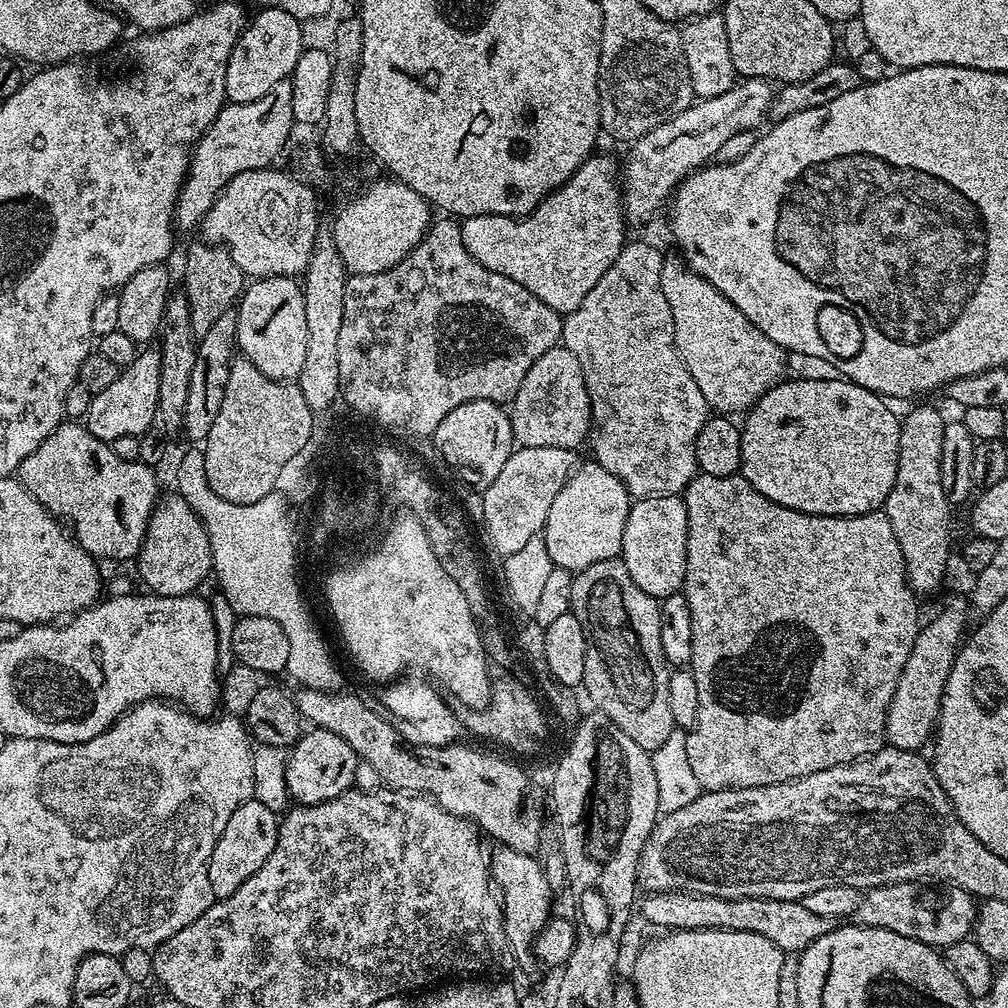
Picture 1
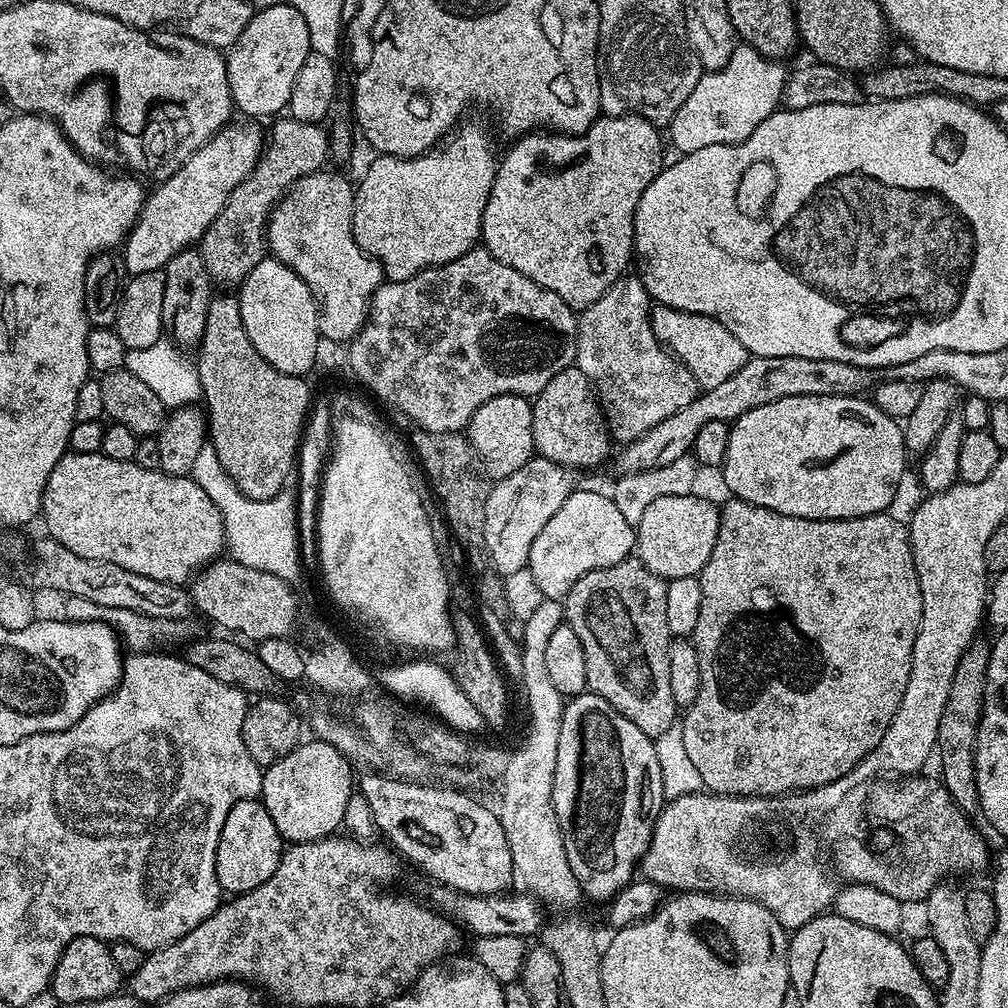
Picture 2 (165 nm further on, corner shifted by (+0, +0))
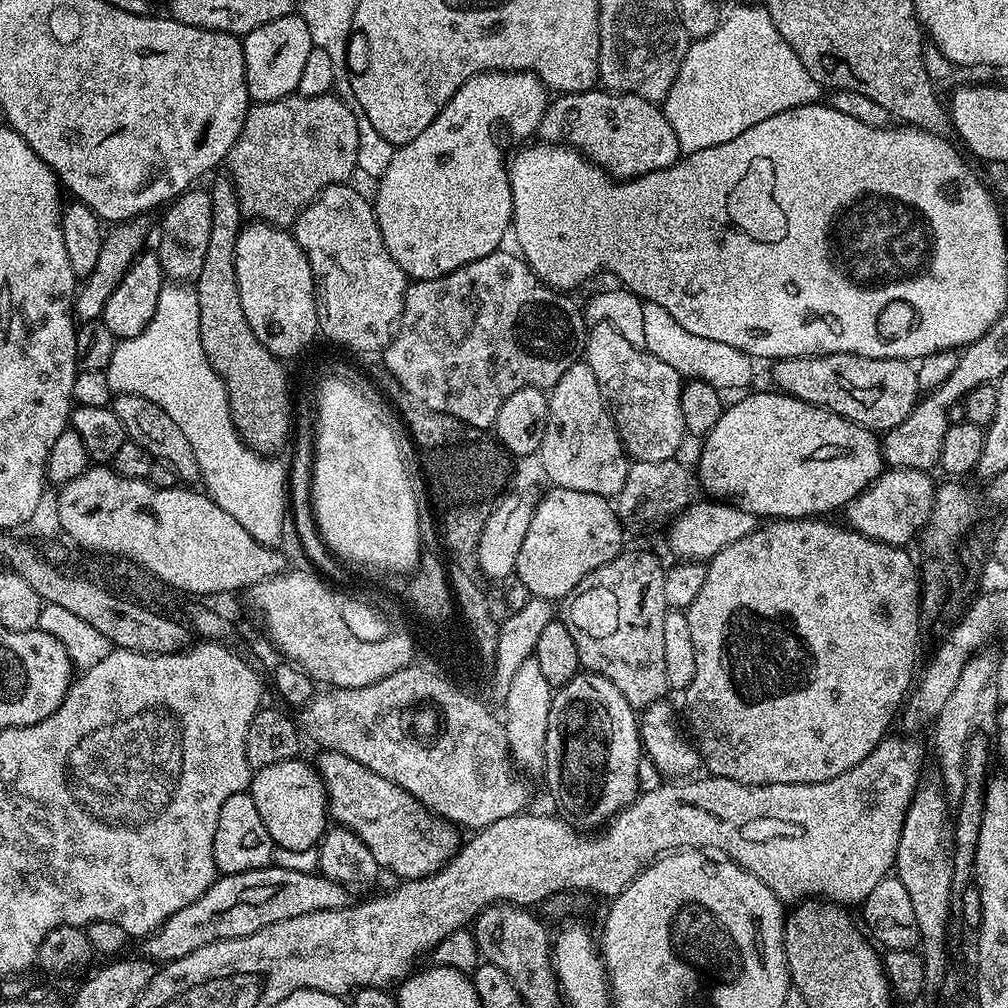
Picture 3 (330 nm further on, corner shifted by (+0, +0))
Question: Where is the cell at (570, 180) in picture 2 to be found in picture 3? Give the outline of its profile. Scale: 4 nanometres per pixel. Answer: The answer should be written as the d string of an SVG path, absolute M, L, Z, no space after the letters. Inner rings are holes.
M593 90L557 95L549 103L546 114L542 114L538 136L549 144L575 148L590 163L620 182L670 168L682 156L663 107L625 92Z

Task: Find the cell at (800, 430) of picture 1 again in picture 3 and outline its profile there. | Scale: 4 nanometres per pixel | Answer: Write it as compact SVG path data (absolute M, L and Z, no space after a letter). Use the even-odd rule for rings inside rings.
M775 390L756 392L753 396L742 397L737 404L729 403L724 409L722 418L718 418L718 426L714 426L714 430L710 430L710 434L703 437L702 444L704 444L704 449L700 452L700 484L708 491L705 493L717 501L734 504L737 508L746 510L757 518L799 520L801 518L816 518L821 514L828 514L824 512L834 511L835 508L843 510L857 496L867 492L886 468L881 441L878 439L877 433L873 432L872 429L863 428L861 424L850 422L830 410L807 404L798 398Z

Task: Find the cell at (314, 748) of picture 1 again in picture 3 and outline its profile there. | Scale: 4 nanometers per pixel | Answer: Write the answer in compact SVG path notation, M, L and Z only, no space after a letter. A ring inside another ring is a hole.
M300 759L274 762L274 766L255 769L252 774L250 791L254 798L254 806L258 806L258 814L266 830L270 830L270 838L276 848L316 848L330 824L324 780L309 761L307 764Z

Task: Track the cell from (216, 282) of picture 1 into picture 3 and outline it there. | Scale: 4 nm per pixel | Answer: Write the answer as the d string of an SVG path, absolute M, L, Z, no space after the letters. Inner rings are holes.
M293 94L275 100L274 102L262 102L261 104L253 103L248 109L248 117L244 119L242 130L238 134L238 138L234 142L234 146L230 146L228 151L228 159L226 161L227 175L231 176L232 184L236 187L238 194L238 202L240 203L240 215L252 222L263 222L271 224L273 228L287 229L289 226L295 225L297 216L307 204L315 200L316 195L324 188L329 188L332 184L343 184L351 181L352 172L357 171L356 159L358 158L358 116L353 109L347 108L340 97L335 94L326 96L301 96Z

